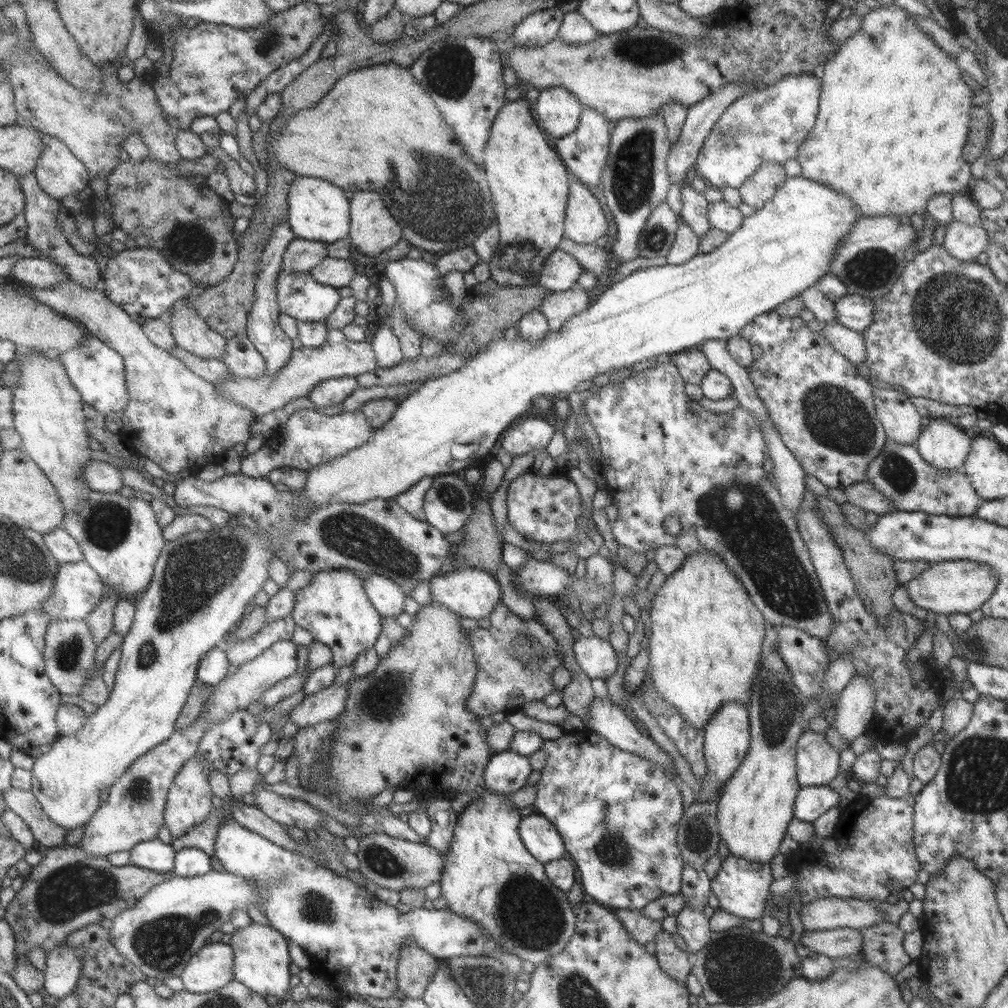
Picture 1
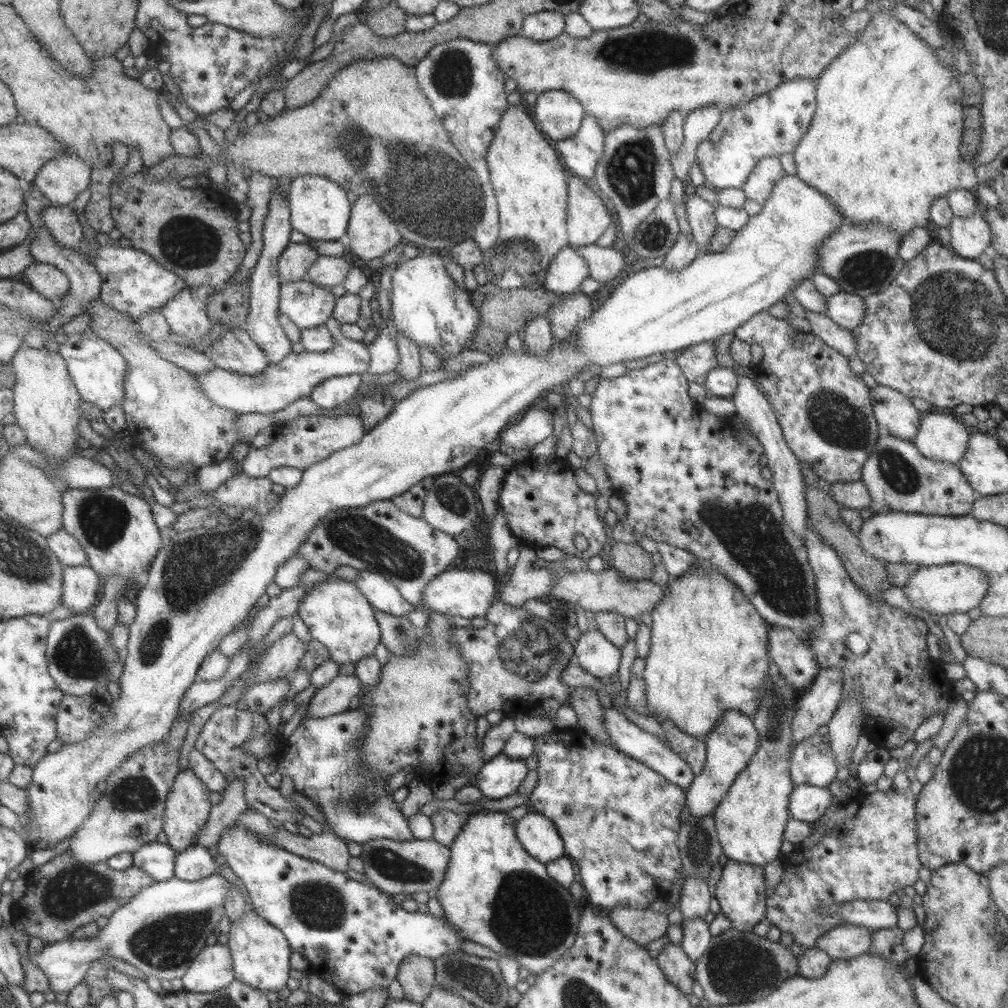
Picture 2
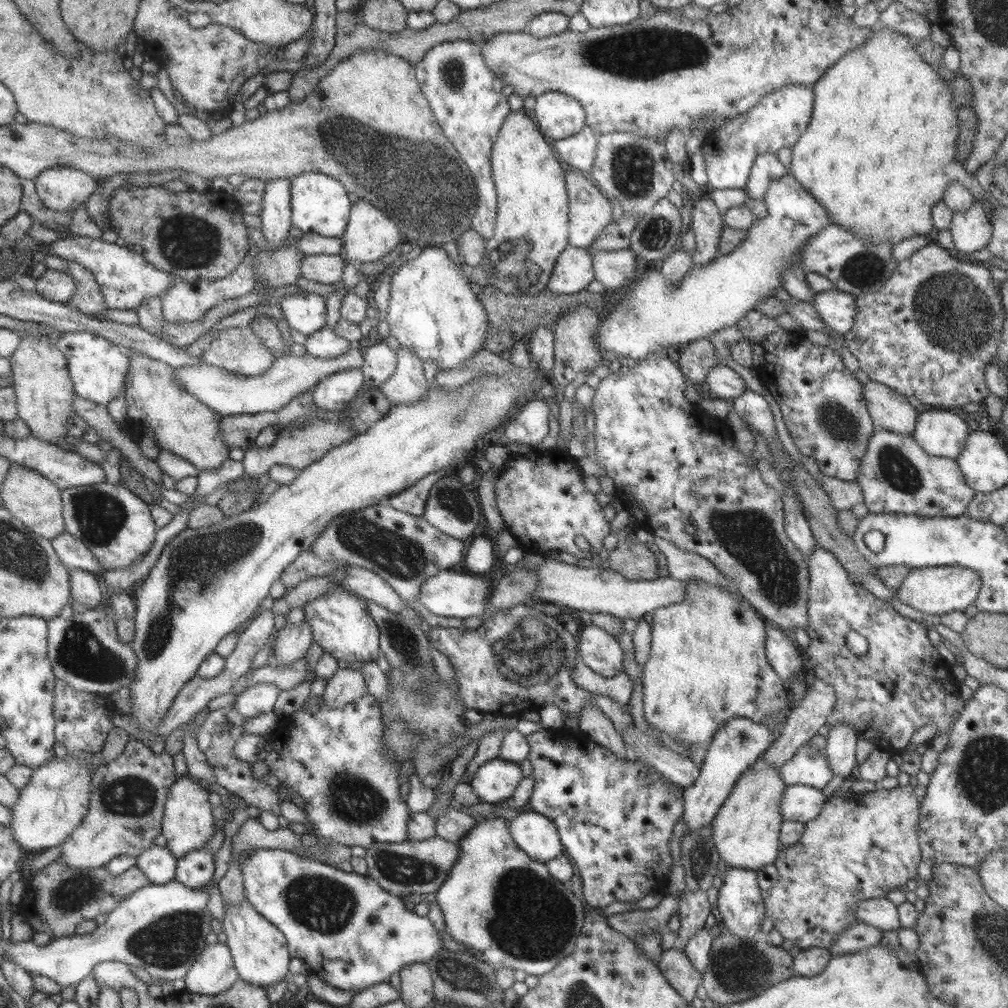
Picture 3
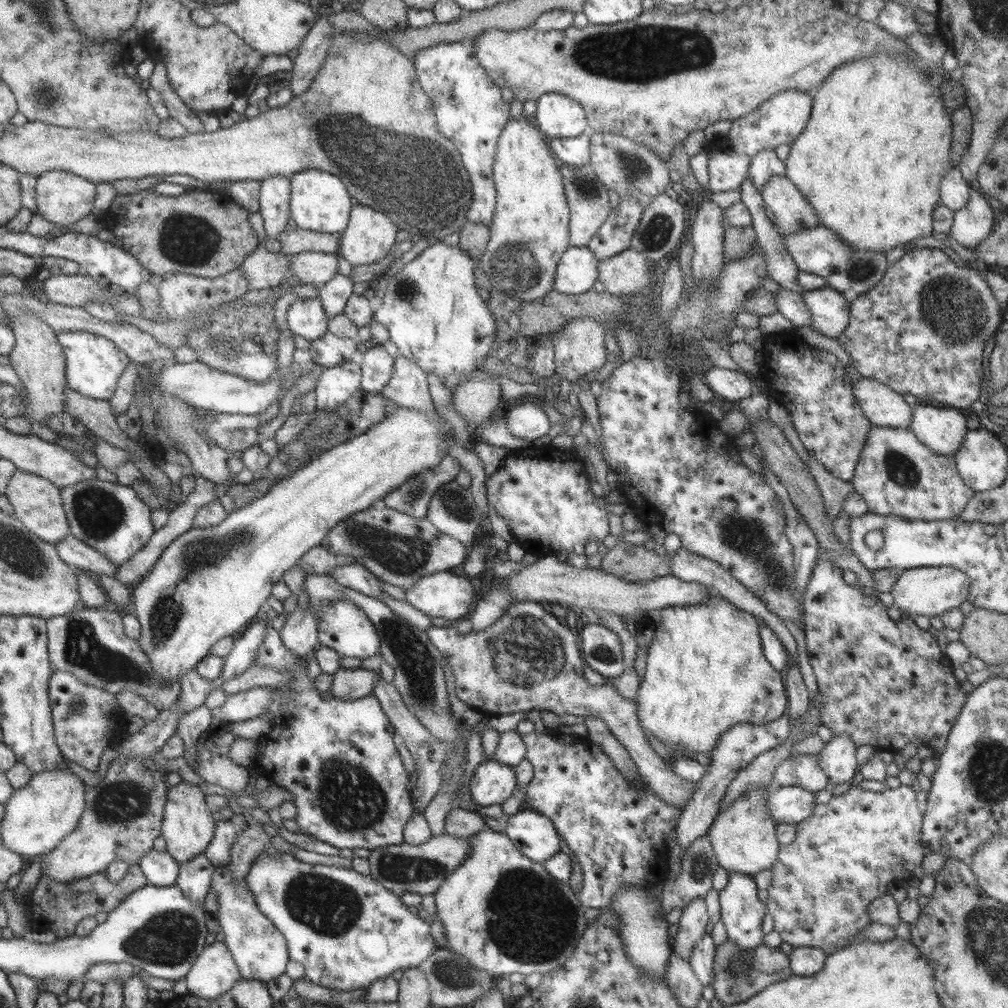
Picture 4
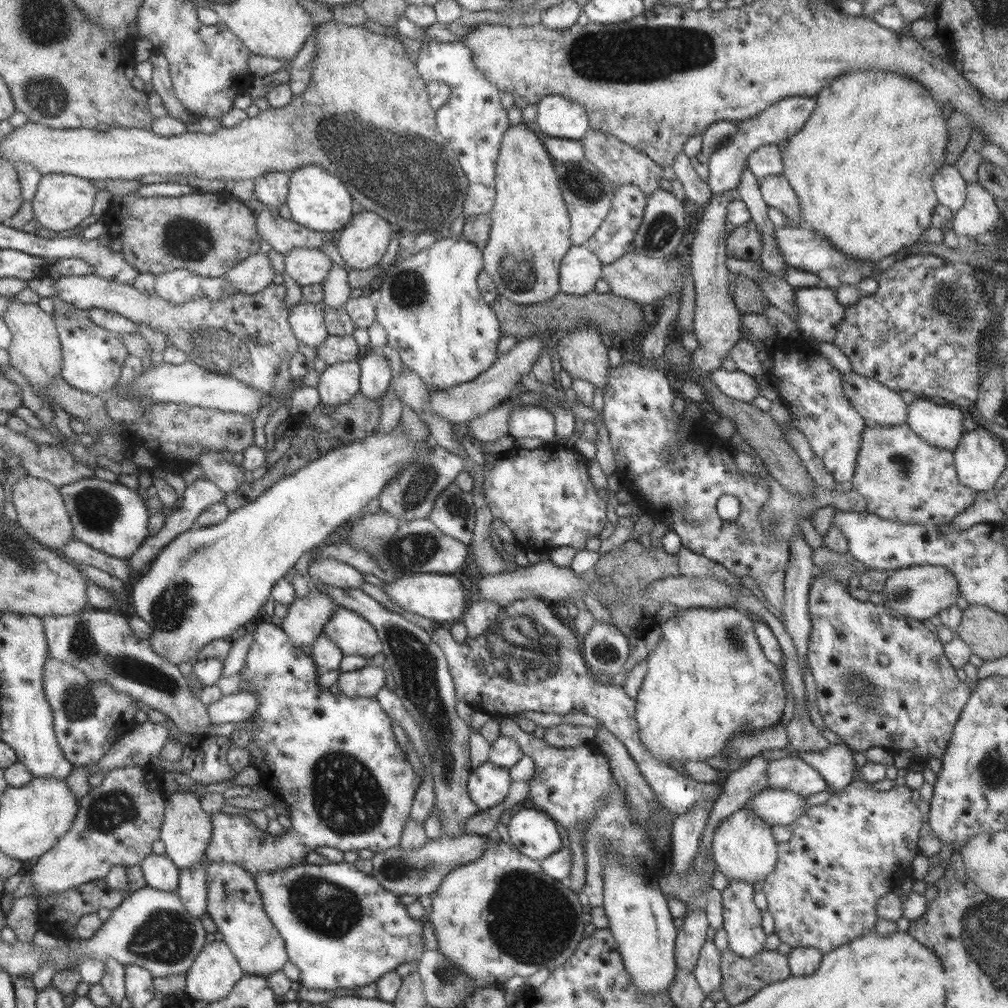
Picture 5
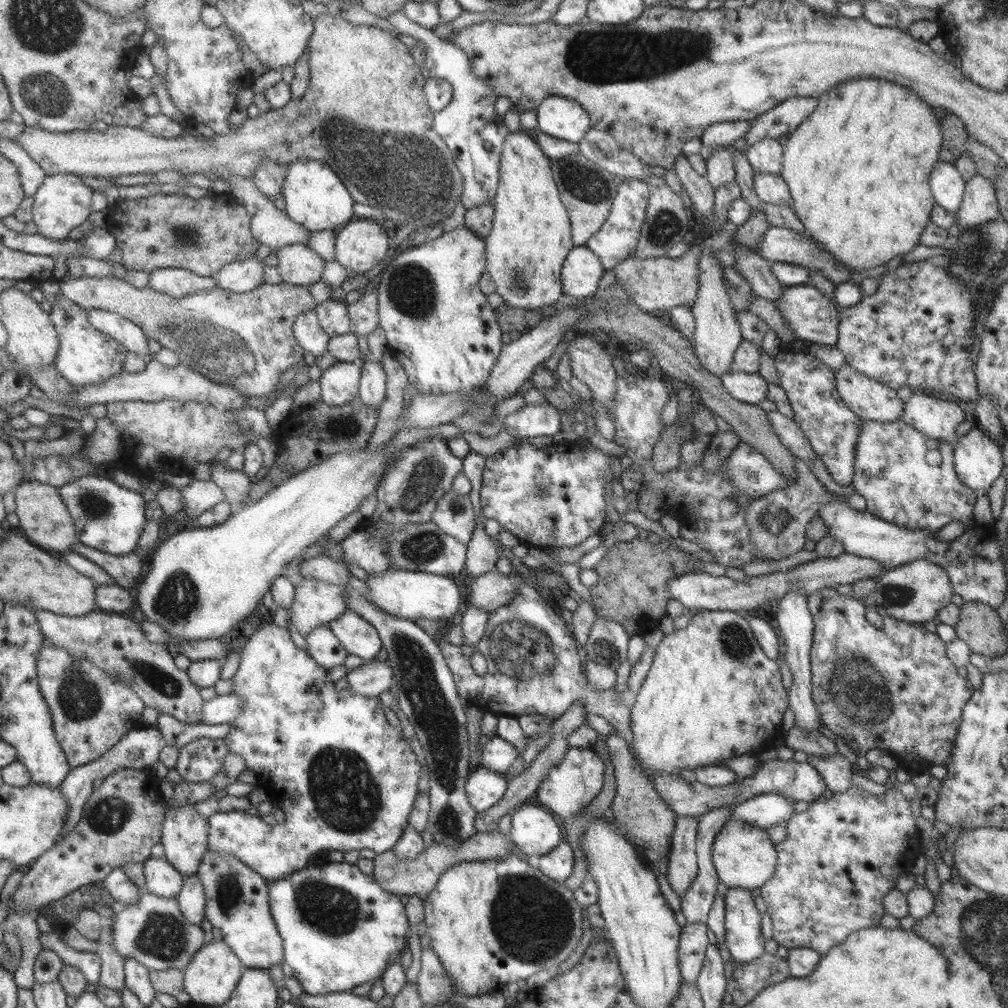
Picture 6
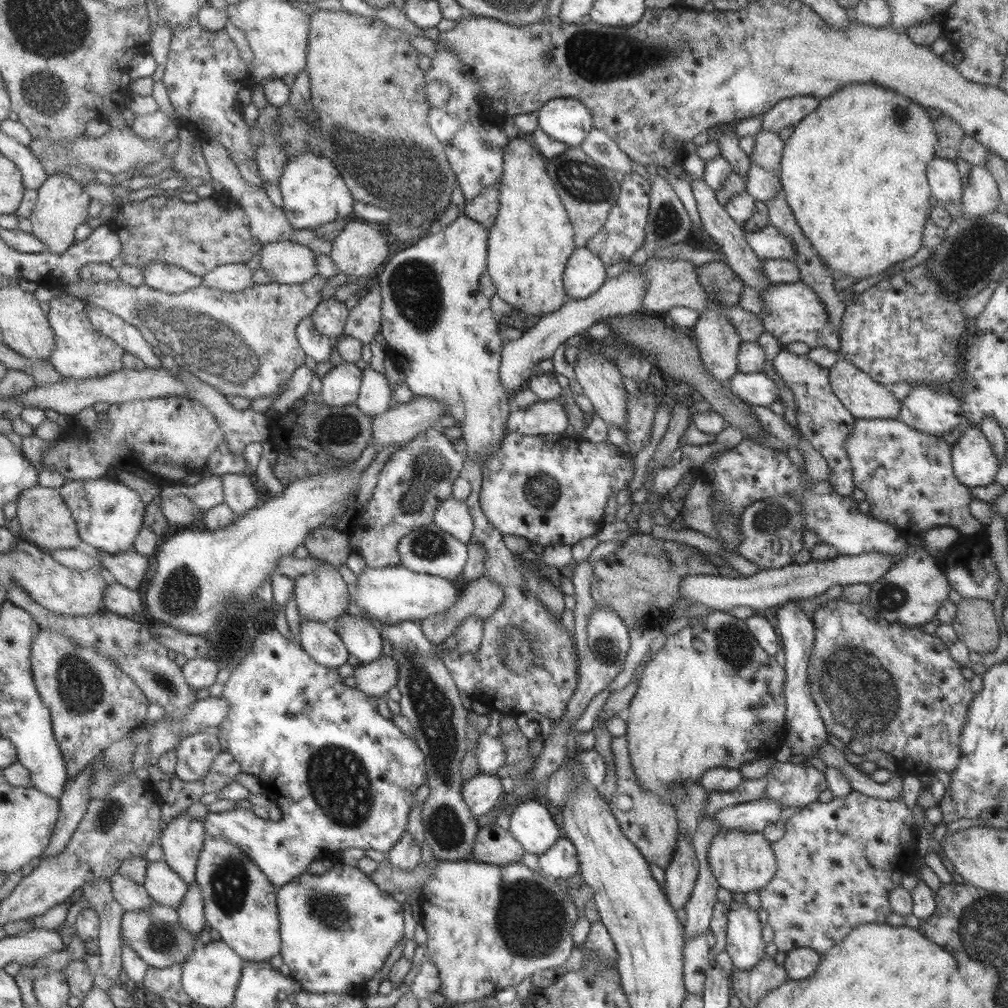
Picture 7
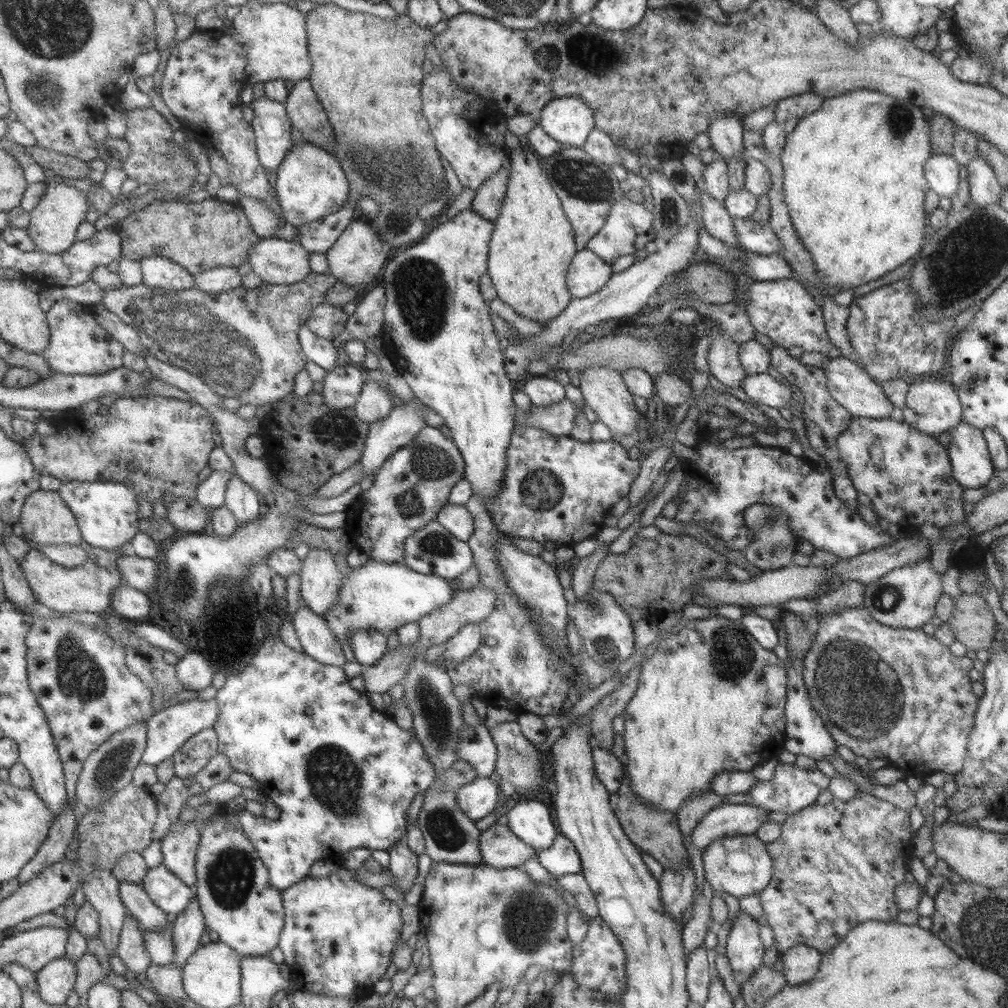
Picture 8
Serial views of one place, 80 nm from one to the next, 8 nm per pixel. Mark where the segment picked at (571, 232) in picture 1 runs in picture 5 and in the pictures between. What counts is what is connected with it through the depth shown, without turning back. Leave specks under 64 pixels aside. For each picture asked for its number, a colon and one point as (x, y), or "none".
2: (586, 217)
3: (589, 212)
4: (586, 197)
5: (588, 195)

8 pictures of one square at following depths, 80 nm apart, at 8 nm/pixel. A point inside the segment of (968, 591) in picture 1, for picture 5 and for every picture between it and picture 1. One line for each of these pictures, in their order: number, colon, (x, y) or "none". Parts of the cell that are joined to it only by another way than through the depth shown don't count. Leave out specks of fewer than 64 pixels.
2: (951, 588)
3: (938, 590)
4: (929, 591)
5: (918, 592)

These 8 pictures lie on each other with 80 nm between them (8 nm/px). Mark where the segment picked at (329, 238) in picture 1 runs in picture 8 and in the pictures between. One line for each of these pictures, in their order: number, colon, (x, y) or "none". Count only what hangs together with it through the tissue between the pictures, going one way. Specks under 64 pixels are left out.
2: (319, 210)
3: (318, 203)
4: (319, 201)
5: (317, 200)
6: (314, 199)
7: (313, 193)
8: (310, 184)

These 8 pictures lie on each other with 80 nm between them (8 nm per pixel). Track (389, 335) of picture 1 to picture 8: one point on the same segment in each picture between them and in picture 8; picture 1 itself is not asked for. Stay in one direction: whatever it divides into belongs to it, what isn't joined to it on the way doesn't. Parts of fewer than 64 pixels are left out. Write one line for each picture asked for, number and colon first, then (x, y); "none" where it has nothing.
2: (383, 357)
3: (379, 361)
4: (377, 366)
5: (375, 374)
6: (372, 387)
7: (374, 396)
8: (373, 402)

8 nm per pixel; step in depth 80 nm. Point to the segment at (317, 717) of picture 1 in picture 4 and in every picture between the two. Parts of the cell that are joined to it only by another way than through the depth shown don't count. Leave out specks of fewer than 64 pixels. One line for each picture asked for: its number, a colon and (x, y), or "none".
2: (338, 695)
3: (346, 686)
4: (349, 684)

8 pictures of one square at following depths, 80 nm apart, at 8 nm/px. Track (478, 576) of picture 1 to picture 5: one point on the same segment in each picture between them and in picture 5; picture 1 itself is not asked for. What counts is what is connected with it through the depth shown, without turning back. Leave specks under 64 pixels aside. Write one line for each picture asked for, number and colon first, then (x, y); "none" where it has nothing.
2: (467, 593)
3: (447, 593)
4: (443, 594)
5: (439, 597)

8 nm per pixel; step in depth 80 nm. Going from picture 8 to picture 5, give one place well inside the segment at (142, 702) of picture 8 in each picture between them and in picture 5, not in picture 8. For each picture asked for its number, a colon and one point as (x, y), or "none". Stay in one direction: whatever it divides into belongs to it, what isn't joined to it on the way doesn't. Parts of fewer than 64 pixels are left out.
5: (88, 717)
6: (90, 711)
7: (92, 704)

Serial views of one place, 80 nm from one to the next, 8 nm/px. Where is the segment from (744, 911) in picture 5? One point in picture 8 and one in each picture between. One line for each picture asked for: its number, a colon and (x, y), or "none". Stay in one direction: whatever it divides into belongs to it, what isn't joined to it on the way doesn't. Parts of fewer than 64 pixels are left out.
6: (743, 939)
7: (744, 946)
8: (744, 951)

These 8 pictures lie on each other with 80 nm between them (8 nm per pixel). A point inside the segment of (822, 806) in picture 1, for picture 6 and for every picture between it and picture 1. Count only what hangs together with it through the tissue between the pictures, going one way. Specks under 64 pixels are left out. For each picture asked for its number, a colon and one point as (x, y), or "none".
2: (807, 803)
3: (799, 802)
4: (789, 804)
5: (774, 807)
6: (762, 811)

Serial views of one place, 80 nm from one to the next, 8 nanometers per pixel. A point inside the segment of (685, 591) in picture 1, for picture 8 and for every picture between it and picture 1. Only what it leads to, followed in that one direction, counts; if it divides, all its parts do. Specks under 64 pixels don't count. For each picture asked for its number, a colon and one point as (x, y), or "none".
2: (707, 655)
3: (707, 663)
4: (705, 671)
5: (707, 679)
6: (710, 694)
7: (711, 697)
8: (709, 699)

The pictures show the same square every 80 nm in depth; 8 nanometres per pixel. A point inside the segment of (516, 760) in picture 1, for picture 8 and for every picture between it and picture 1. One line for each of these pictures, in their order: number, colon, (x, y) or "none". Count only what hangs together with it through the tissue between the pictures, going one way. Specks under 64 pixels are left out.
2: (502, 775)
3: (494, 781)
4: (491, 783)
5: (487, 785)
6: (483, 788)
7: (480, 793)
8: (476, 799)

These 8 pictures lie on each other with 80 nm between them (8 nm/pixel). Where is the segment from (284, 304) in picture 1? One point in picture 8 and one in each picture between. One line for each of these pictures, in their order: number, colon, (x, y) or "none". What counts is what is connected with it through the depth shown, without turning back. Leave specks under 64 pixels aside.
2: (307, 305)
3: (306, 313)
4: (305, 318)
5: (305, 319)
6: (308, 334)
7: (316, 346)
8: (319, 350)

